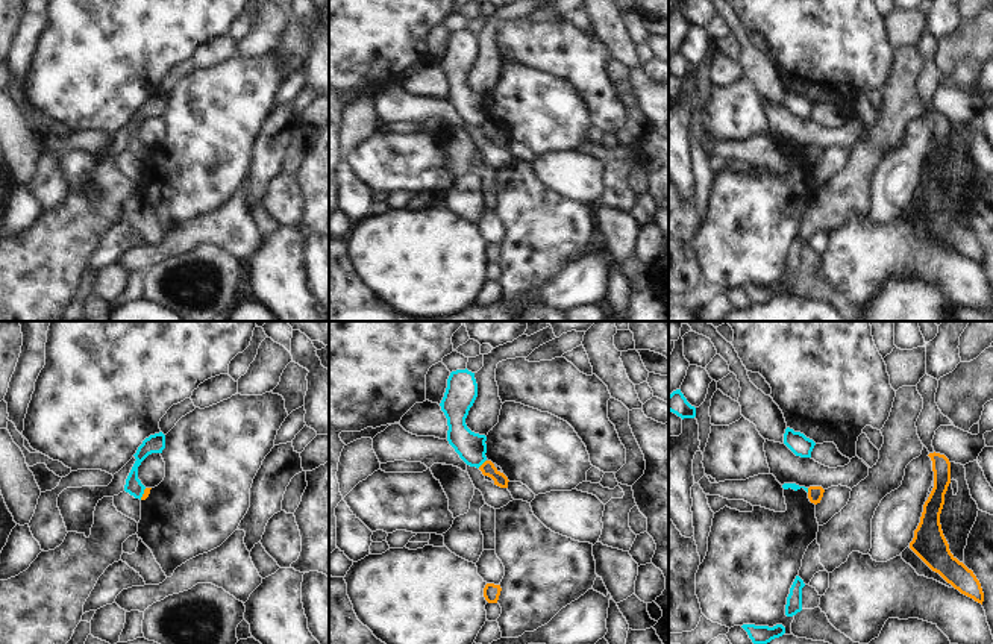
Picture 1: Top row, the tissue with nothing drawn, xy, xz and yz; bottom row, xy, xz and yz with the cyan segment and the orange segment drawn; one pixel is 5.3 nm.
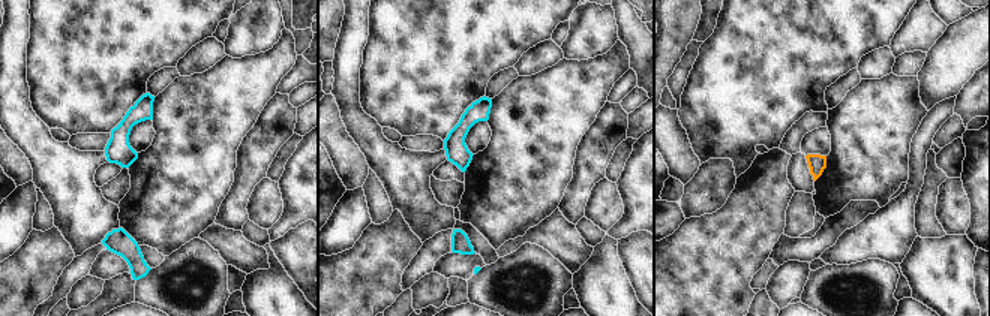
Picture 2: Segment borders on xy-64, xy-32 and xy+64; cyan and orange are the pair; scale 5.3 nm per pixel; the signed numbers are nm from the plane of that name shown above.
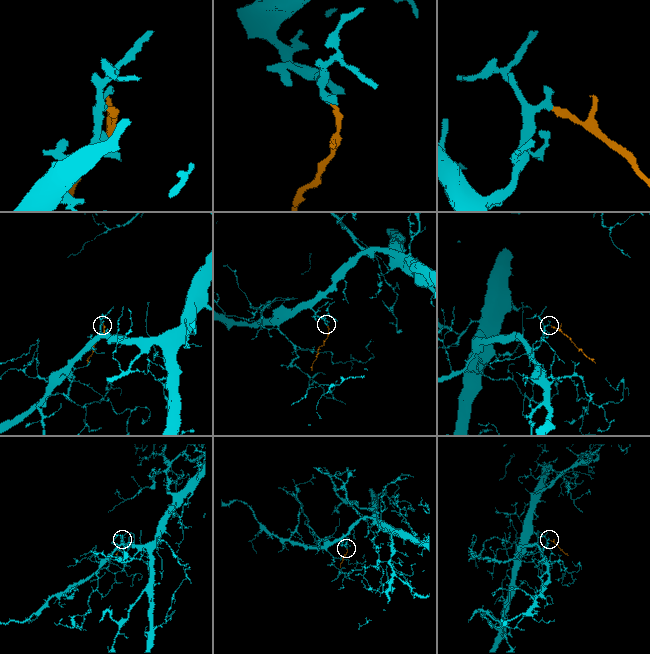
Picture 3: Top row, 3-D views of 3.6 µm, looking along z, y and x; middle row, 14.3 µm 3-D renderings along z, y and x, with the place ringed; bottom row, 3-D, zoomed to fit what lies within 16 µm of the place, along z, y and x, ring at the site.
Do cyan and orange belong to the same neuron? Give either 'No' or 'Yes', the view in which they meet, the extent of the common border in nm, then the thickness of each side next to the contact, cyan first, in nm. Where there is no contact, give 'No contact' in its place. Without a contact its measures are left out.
No. Touches cyan in xz. Shared border 60 nm. Thickness 150 nm (cyan) against 70 nm

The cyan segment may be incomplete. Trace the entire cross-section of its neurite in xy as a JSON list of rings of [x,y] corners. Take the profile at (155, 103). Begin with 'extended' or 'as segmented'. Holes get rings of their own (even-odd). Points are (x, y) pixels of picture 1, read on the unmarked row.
as segmented | [[[162,92],[150,95],[143,102],[136,114],[133,115],[136,121],[126,139],[126,145],[124,145],[126,153],[141,161],[146,147],[138,139],[138,127],[149,115],[162,114],[164,109],[165,109],[165,95]]]

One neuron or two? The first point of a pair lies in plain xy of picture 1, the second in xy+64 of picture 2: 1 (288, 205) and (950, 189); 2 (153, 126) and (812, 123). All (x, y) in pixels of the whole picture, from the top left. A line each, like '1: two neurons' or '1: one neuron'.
1: one neuron
2: two neurons

